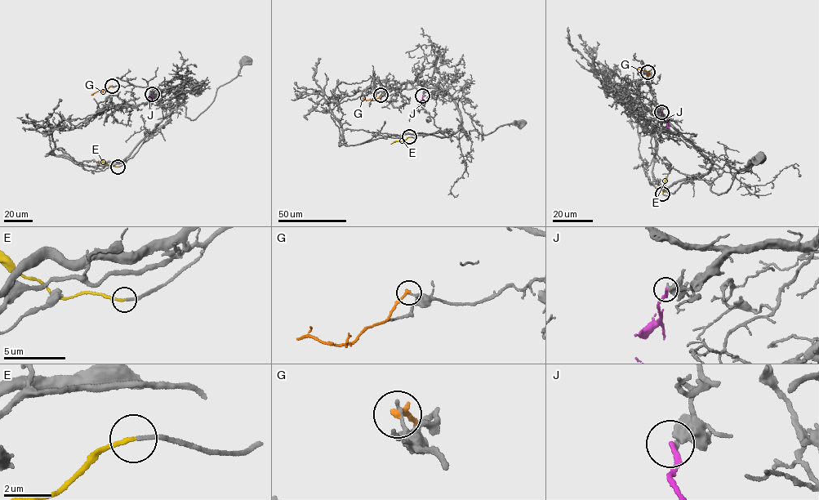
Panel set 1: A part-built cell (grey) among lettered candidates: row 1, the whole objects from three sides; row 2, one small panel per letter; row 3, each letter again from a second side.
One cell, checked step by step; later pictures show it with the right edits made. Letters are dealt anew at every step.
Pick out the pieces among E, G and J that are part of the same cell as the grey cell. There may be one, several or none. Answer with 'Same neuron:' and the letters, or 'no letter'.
Same neuron: E

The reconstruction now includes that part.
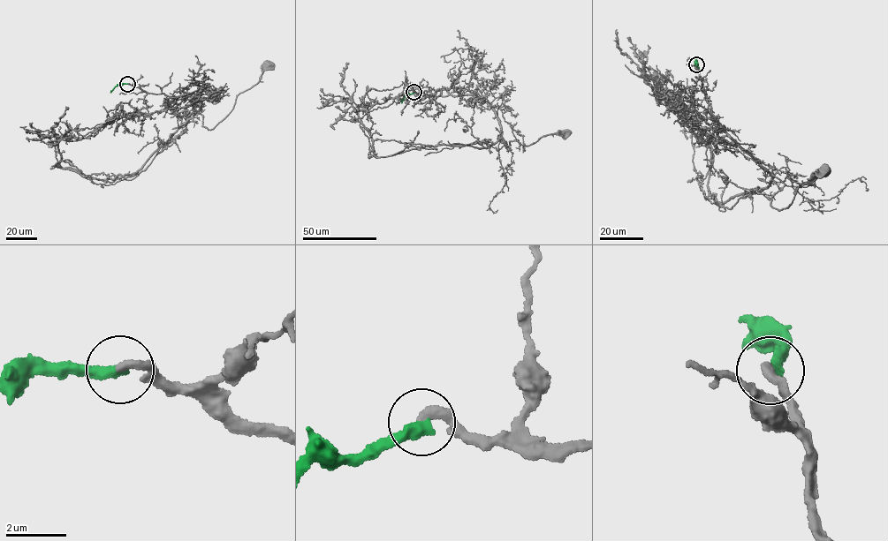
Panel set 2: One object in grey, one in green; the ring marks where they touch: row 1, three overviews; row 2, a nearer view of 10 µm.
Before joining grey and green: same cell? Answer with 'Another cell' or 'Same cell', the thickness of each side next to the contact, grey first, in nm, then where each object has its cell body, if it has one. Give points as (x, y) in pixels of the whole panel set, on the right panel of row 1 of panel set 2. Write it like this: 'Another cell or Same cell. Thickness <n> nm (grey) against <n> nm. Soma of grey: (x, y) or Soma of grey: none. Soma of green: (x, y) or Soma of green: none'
Same cell. Thickness 320 nm (grey) against 400 nm. Soma of grey: (823, 171). Soma of green: none

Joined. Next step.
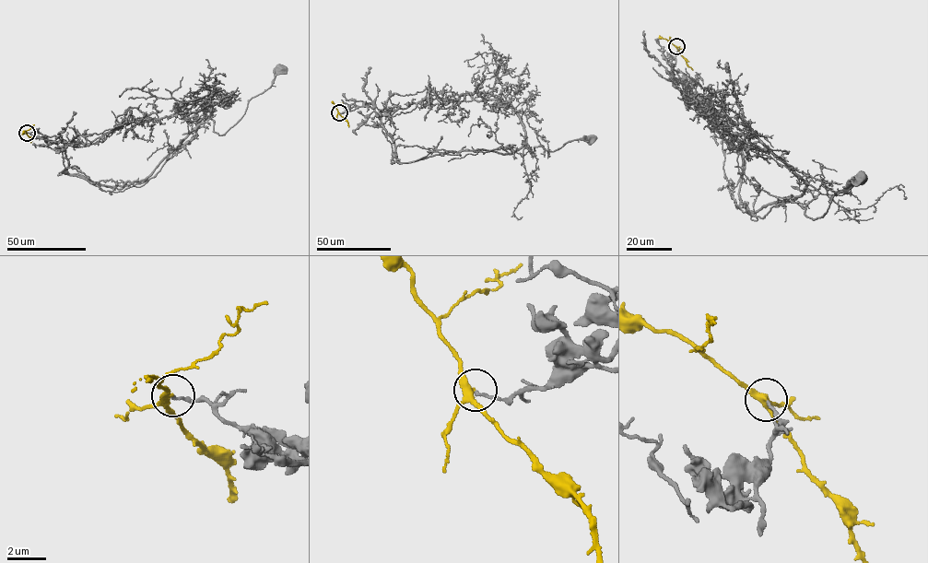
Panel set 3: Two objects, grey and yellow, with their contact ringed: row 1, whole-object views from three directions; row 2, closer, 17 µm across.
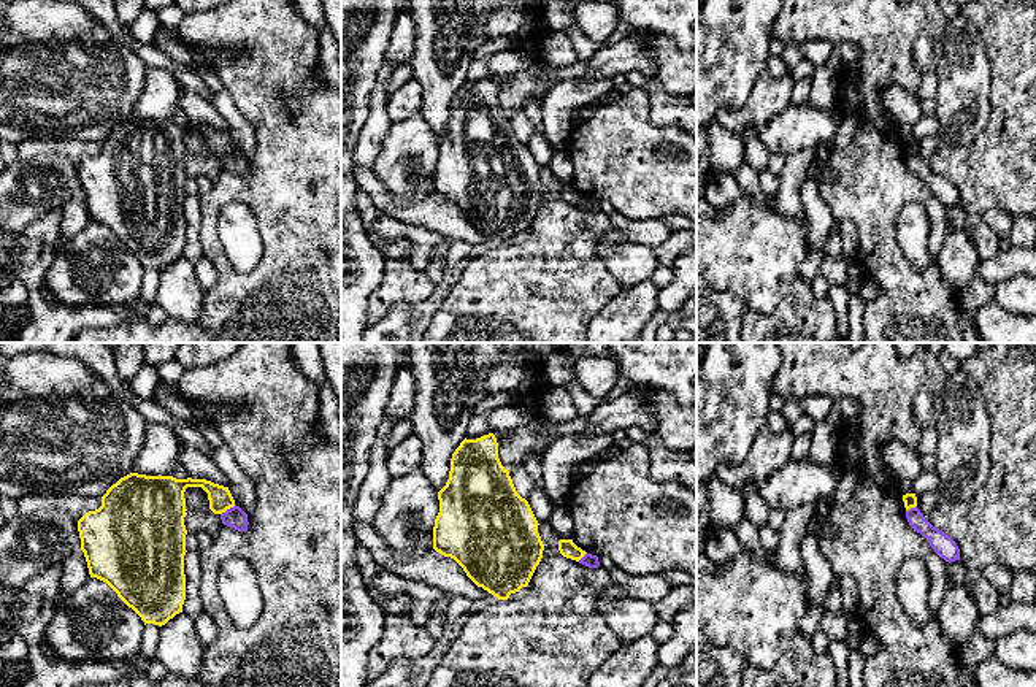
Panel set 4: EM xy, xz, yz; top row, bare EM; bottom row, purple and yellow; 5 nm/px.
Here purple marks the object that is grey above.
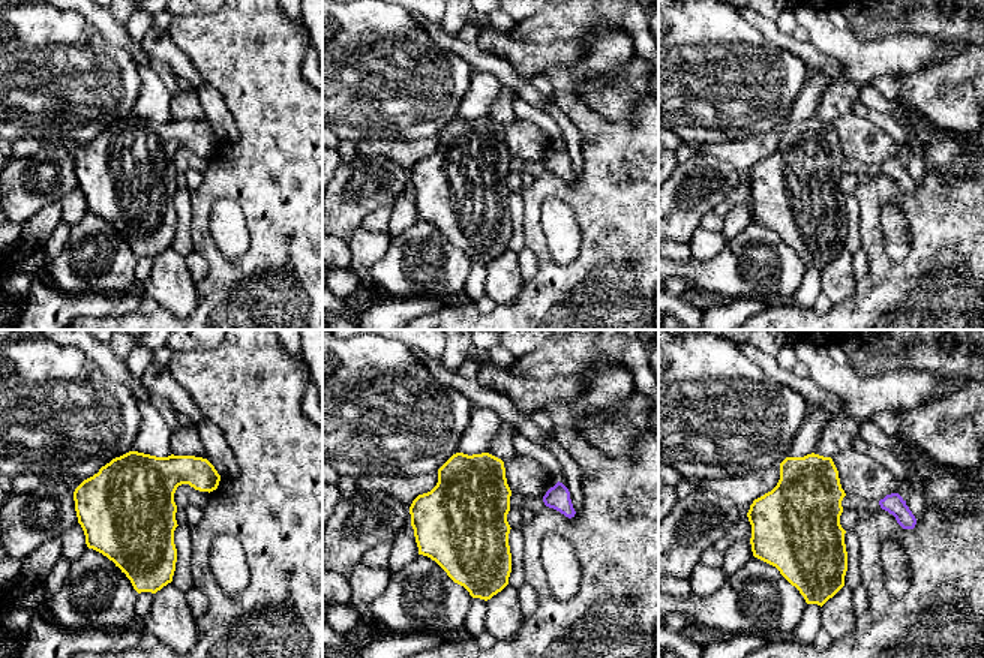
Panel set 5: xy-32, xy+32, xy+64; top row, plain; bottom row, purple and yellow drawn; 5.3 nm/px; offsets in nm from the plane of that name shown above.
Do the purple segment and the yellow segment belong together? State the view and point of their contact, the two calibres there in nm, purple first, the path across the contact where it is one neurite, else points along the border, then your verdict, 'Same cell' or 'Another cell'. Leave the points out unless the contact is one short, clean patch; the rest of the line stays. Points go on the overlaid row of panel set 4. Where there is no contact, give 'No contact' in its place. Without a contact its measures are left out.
Touches purple at xy (227, 510). Thickness 110 nm (purple) against 120 nm. Boundary: xy (235, 505), (221, 514). Another cell

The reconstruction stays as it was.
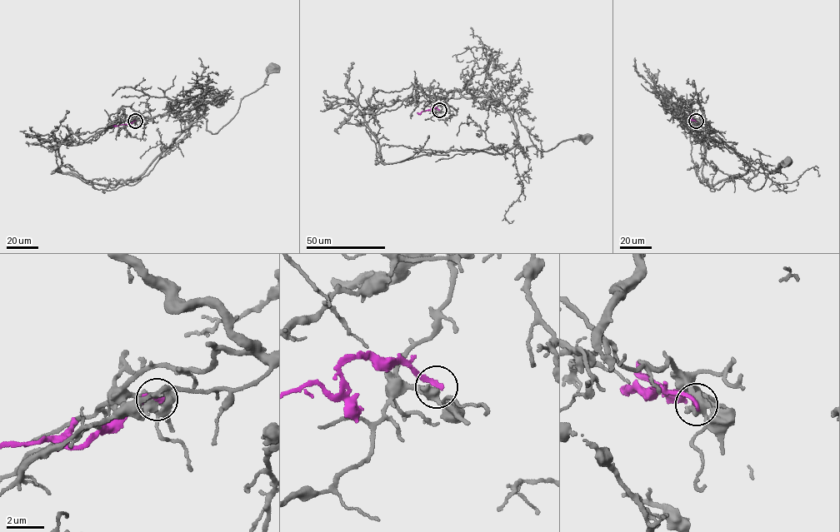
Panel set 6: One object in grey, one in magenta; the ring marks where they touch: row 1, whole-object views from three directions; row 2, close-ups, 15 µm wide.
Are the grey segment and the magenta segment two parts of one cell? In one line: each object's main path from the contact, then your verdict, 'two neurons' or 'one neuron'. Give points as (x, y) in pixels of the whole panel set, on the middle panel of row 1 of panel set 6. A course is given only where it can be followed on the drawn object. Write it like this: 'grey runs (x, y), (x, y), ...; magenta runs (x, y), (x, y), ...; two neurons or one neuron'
grey runs (438, 110), (449, 91), (465, 89), (497, 101), (524, 151), (586, 138); magenta runs (438, 110), (432, 107), (430, 110), (417, 112); two neurons

